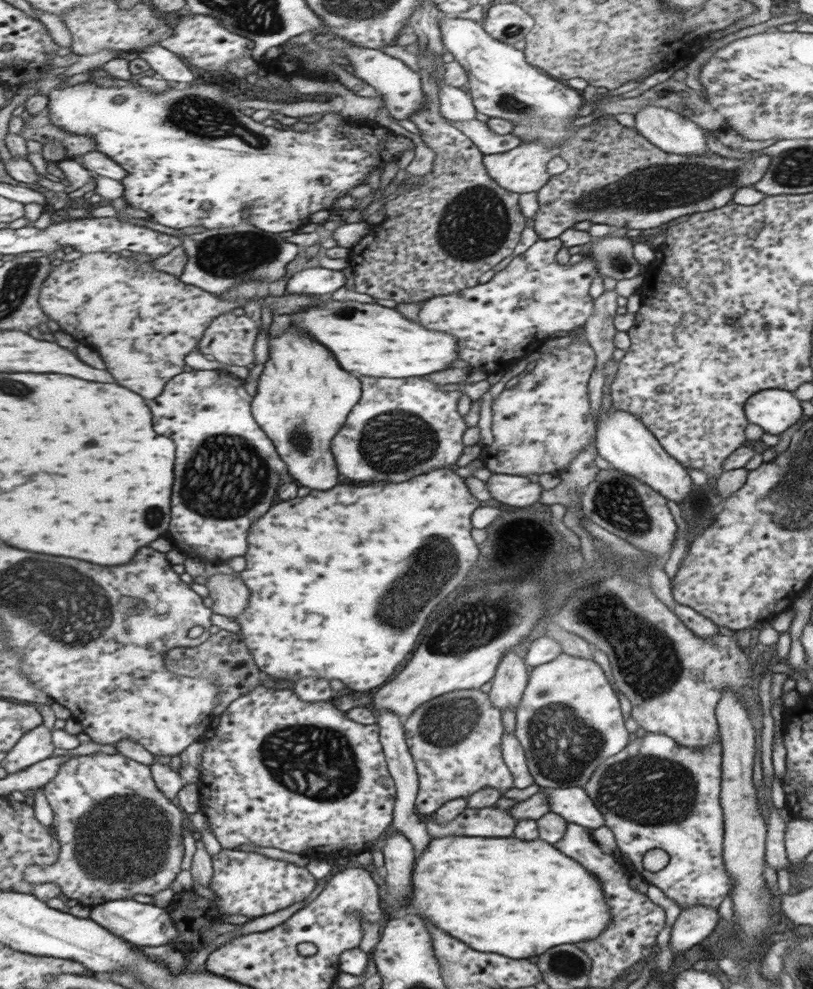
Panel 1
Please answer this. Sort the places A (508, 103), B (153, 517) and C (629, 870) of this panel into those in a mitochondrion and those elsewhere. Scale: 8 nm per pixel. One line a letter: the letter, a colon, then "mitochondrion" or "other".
A: mitochondrion
B: mitochondrion
C: other

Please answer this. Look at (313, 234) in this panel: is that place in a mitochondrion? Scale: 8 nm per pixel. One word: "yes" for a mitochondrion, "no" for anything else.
no

